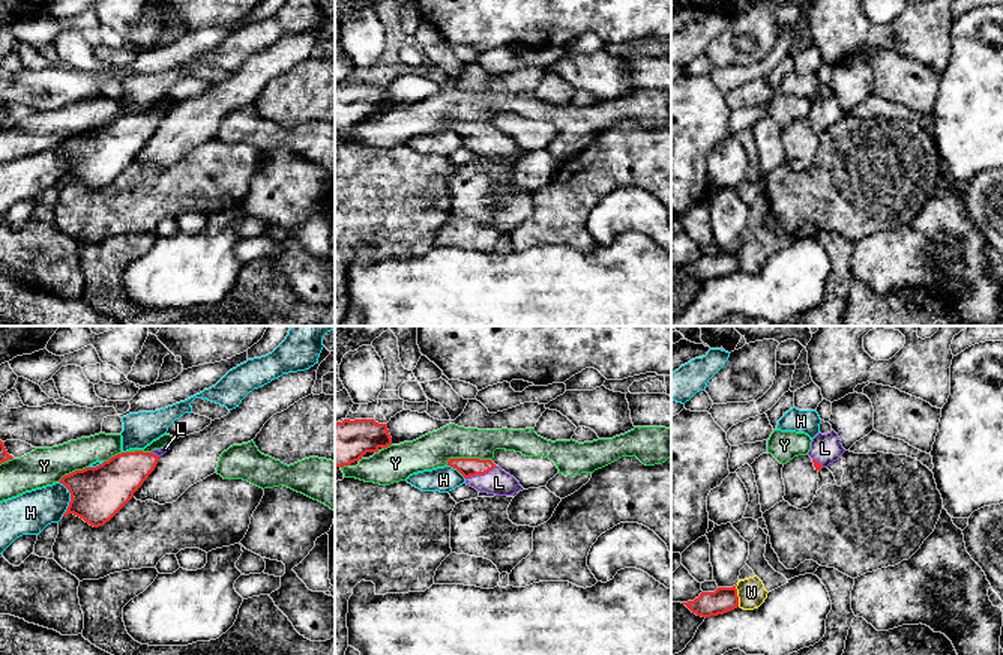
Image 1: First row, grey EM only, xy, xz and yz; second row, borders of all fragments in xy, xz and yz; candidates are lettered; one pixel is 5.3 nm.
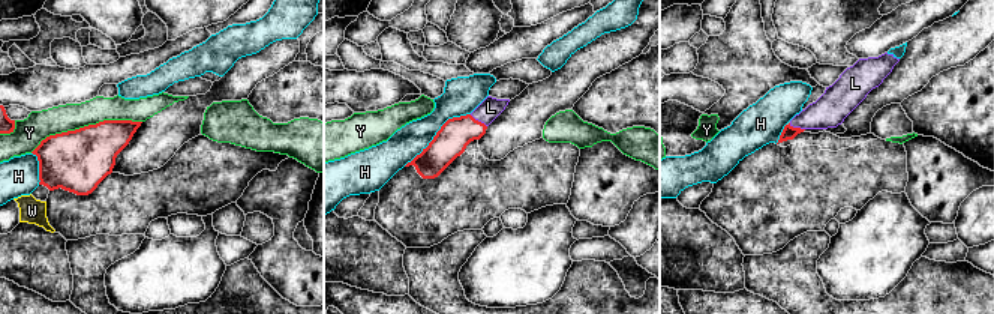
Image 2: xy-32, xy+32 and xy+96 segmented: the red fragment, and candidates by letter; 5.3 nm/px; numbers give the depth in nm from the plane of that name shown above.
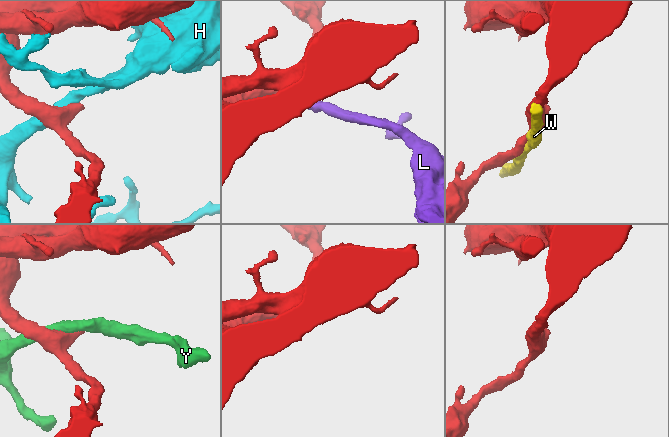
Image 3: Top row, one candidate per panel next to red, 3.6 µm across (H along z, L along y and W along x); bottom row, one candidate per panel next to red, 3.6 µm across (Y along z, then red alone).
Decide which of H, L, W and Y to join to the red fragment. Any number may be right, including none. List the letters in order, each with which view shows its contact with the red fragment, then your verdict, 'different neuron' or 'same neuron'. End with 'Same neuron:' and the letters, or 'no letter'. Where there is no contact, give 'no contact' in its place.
H: xy | different neuron
L: xz | same neuron
W: yz | different neuron
Y: xz | different neuron
Same neuron: L

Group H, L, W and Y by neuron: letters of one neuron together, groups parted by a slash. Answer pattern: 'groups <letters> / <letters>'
groups H / L / W / Y

